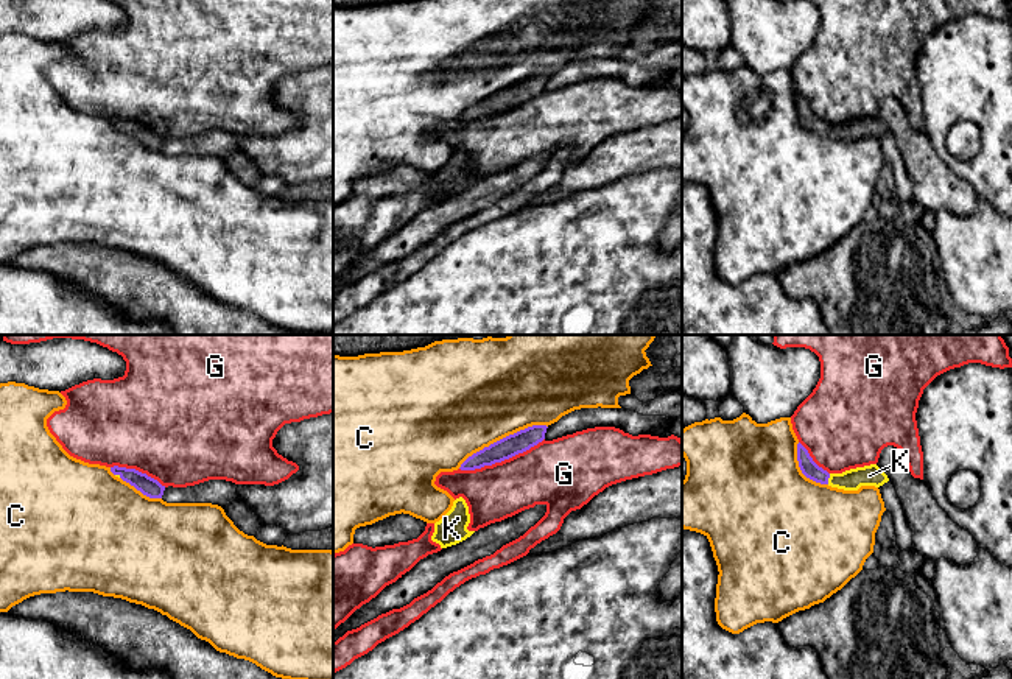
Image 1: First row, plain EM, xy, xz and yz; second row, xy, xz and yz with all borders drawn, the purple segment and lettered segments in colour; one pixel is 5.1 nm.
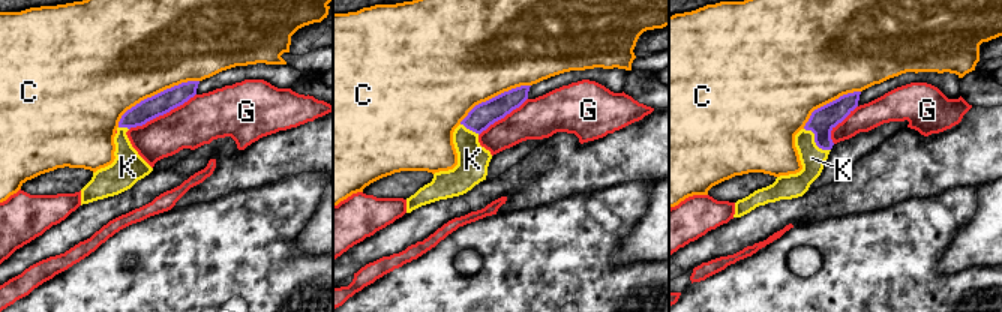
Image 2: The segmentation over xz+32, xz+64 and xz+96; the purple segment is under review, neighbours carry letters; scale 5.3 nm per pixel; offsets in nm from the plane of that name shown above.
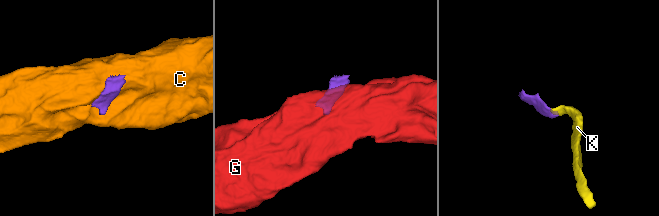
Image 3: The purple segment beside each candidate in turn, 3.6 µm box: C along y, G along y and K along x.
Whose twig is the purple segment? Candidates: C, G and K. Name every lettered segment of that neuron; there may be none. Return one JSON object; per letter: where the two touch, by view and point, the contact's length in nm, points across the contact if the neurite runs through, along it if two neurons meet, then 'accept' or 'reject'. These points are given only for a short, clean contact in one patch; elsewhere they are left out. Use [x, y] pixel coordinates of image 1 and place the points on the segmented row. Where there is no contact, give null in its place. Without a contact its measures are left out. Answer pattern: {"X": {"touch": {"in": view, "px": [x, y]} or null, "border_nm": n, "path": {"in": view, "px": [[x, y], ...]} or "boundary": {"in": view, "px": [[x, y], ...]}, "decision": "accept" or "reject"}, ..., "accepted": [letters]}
{"C": {"touch": {"in": "xz", "px": [503, 438]}, "border_nm": 500, "decision": "reject"}, "G": {"touch": {"in": "xz", "px": [502, 460]}, "border_nm": 460, "decision": "reject"}, "K": {"touch": {"in": "yz", "px": [829, 477]}, "border_nm": 60, "path": {"in": "yz", "px": [[810, 469], [829, 477], [855, 478], [869, 475]]}, "decision": "accept"}, "accepted": ["K"]}

